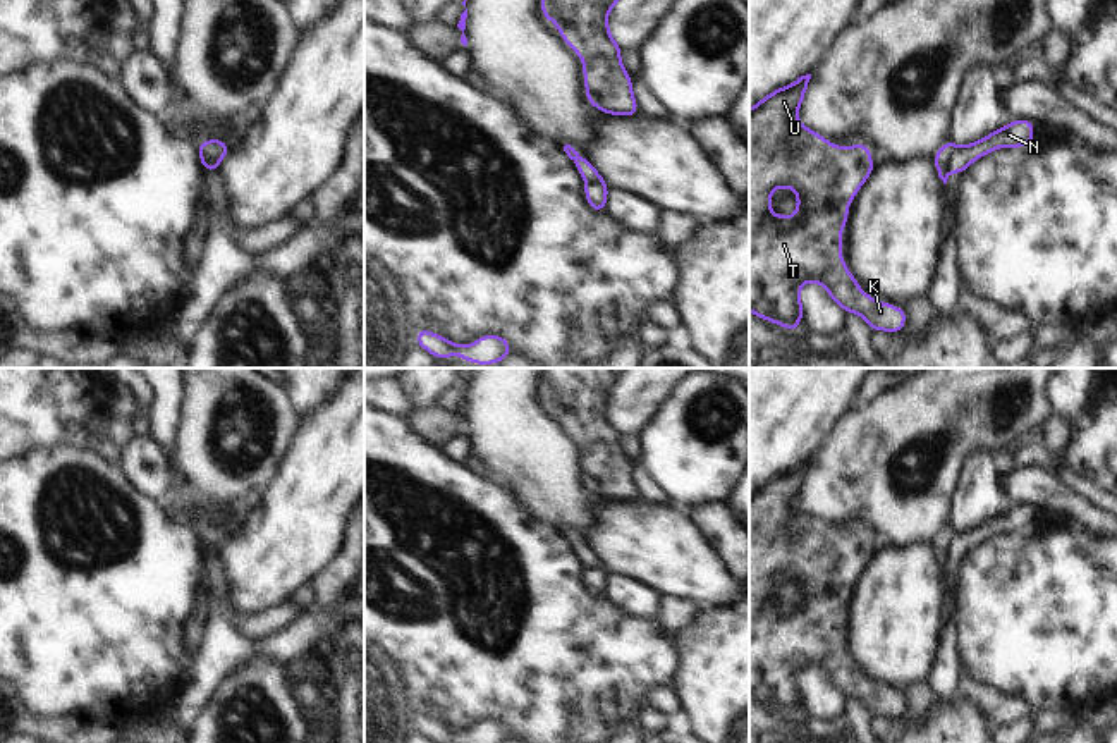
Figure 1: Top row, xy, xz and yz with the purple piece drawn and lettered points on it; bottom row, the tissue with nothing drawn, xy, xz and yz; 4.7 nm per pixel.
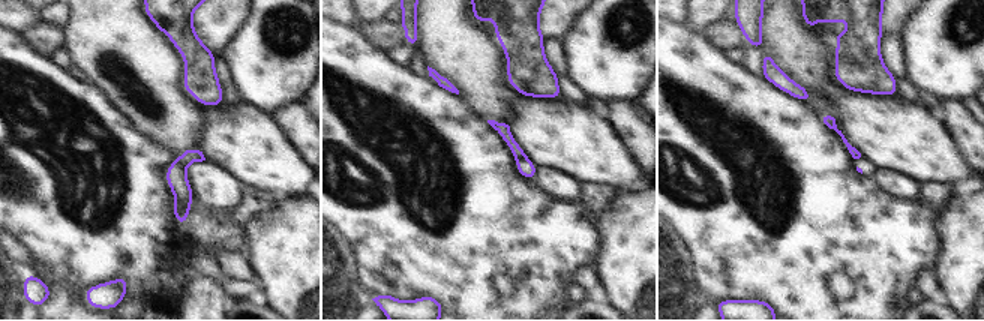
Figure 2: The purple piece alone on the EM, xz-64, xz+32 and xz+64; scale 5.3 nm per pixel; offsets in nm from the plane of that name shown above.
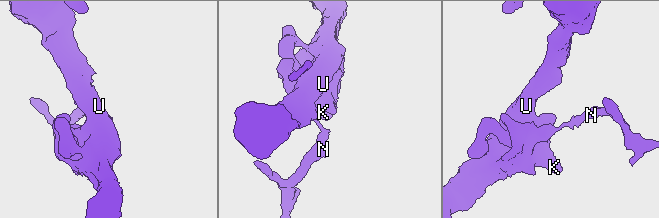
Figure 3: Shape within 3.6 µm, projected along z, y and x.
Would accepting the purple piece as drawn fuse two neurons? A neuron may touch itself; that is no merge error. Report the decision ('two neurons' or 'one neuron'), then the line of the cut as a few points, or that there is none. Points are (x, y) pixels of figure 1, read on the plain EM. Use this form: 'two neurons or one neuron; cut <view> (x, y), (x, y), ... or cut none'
two neurons; cut yz (956, 532), (949, 556)

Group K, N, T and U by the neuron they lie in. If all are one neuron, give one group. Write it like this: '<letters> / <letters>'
K T U / N

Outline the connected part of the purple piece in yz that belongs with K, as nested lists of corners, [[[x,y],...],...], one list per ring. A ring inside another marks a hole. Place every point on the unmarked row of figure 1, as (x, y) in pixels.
[[[811,459],[777,473],[749,494],[749,698],[799,717],[804,691],[799,676],[818,667],[844,697],[859,700],[871,717],[900,719],[907,697],[876,686],[864,678],[842,643],[842,614],[849,607],[849,588],[876,556],[864,528],[837,531],[797,506]],[[790,573],[797,592],[792,602],[770,595],[772,578]]]

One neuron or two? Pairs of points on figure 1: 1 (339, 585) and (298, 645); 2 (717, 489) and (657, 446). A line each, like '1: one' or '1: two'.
1: two
2: one

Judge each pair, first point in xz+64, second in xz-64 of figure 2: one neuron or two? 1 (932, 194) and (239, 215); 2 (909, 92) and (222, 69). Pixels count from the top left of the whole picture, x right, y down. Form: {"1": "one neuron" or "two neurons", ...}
{"1": "one neuron", "2": "one neuron"}

